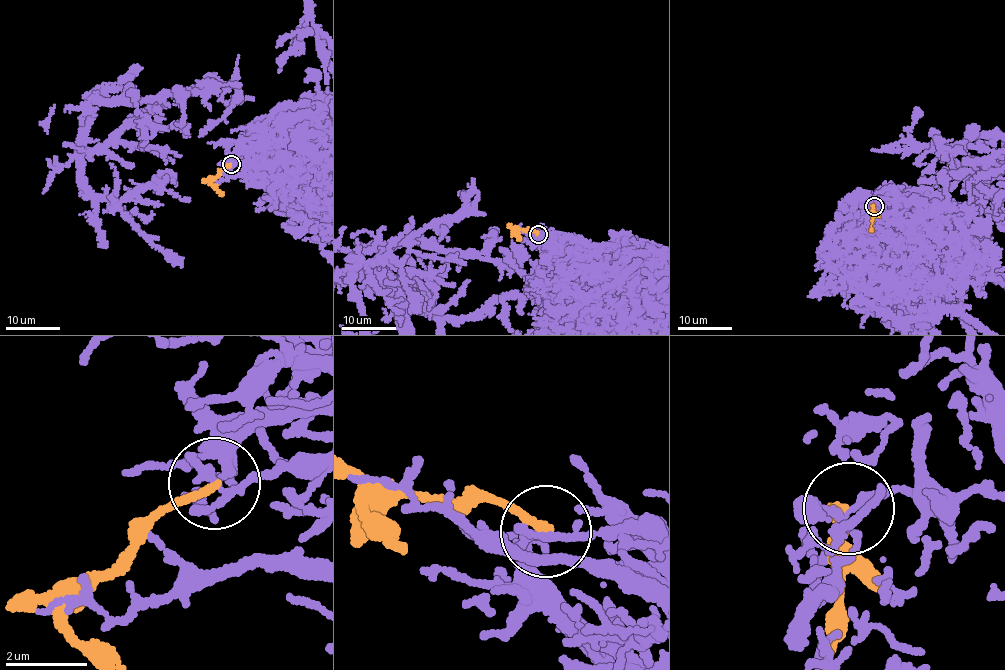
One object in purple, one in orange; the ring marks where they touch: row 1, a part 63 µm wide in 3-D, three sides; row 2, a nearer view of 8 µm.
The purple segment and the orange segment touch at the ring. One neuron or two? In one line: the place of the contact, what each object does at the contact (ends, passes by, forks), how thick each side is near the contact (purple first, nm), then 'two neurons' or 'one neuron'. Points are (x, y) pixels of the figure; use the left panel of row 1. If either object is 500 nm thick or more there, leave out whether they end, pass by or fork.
place (231, 164); purple passes by; orange ends; calibres 190 and 200 nm; two neurons

